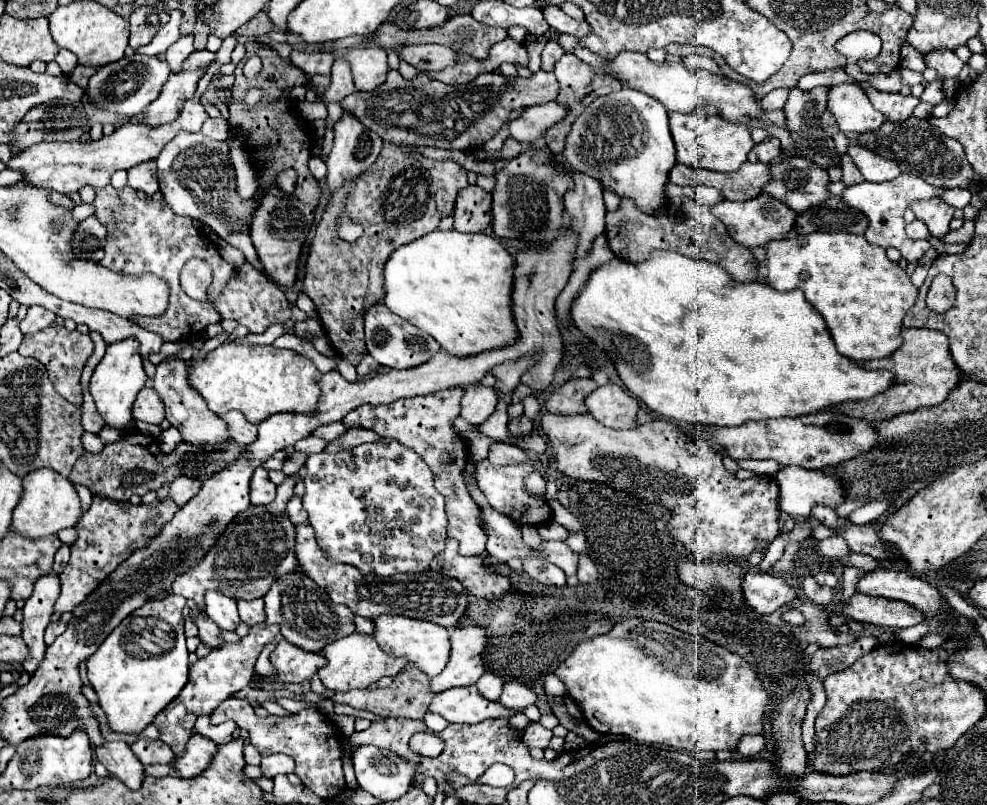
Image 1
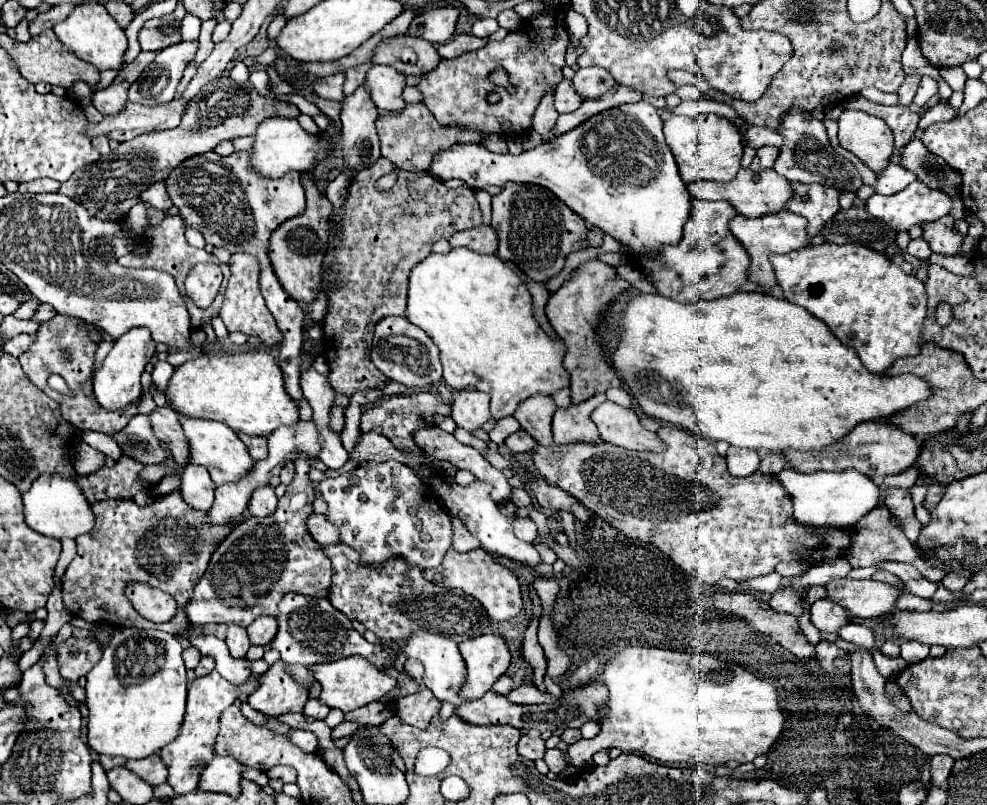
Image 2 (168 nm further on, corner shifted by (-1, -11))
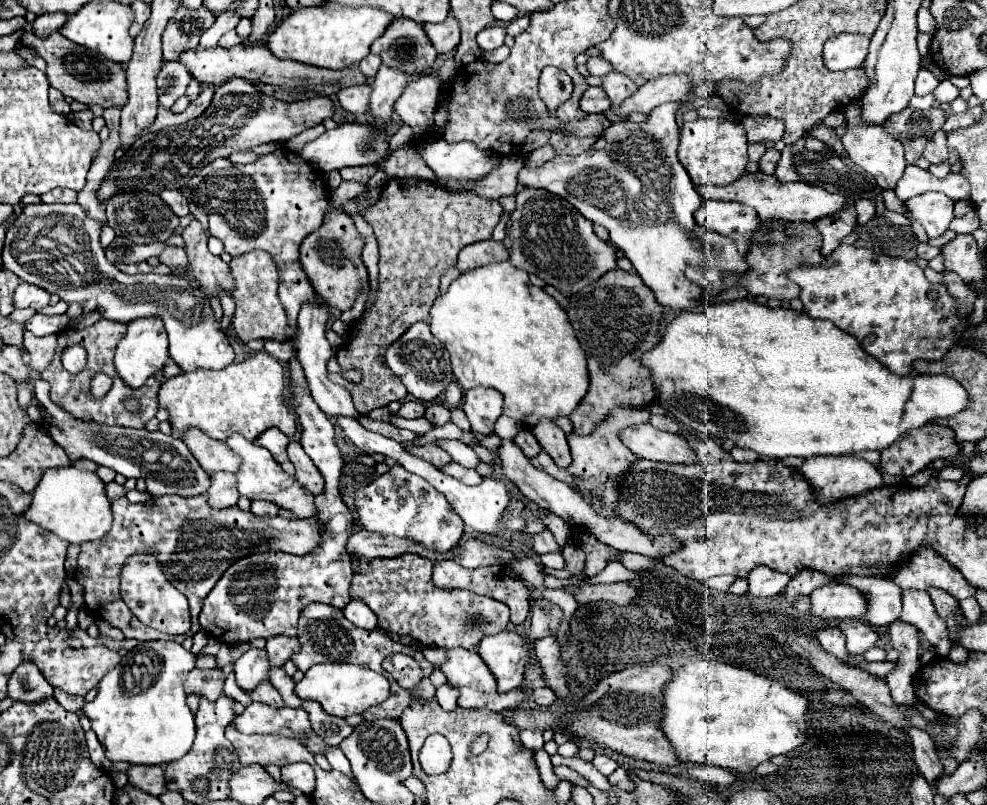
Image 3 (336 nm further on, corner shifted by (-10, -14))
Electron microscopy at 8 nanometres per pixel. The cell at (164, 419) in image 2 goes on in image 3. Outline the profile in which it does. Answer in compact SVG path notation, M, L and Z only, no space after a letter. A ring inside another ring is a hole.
M188 428L180 436L204 472L212 474L218 470L236 472L240 466L240 458L220 440L214 440L200 432L198 428Z

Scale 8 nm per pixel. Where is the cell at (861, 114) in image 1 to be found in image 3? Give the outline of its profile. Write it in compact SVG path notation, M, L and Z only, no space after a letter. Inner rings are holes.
M852 102L844 108L846 114L846 134L842 136L842 144L844 150L848 154L848 158L862 166L868 174L872 174L878 182L880 188L896 188L896 182L902 178L904 168L906 168L906 160L904 160L904 148L900 144L900 140L896 140L894 136L888 136L888 132L882 126L876 124L864 124L864 120L860 120L860 102Z

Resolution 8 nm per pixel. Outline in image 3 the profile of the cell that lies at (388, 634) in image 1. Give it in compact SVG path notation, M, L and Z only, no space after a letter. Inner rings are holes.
M466 648L446 650L446 662L440 666L440 670L446 674L448 684L460 690L460 696L458 696L460 708L486 708L492 712L502 712L502 710L520 706L520 702L524 700L524 692L520 688L506 692L506 694L498 694L496 692L496 680L492 676L492 672L488 670L488 666L482 662L482 658L474 650L472 652Z

